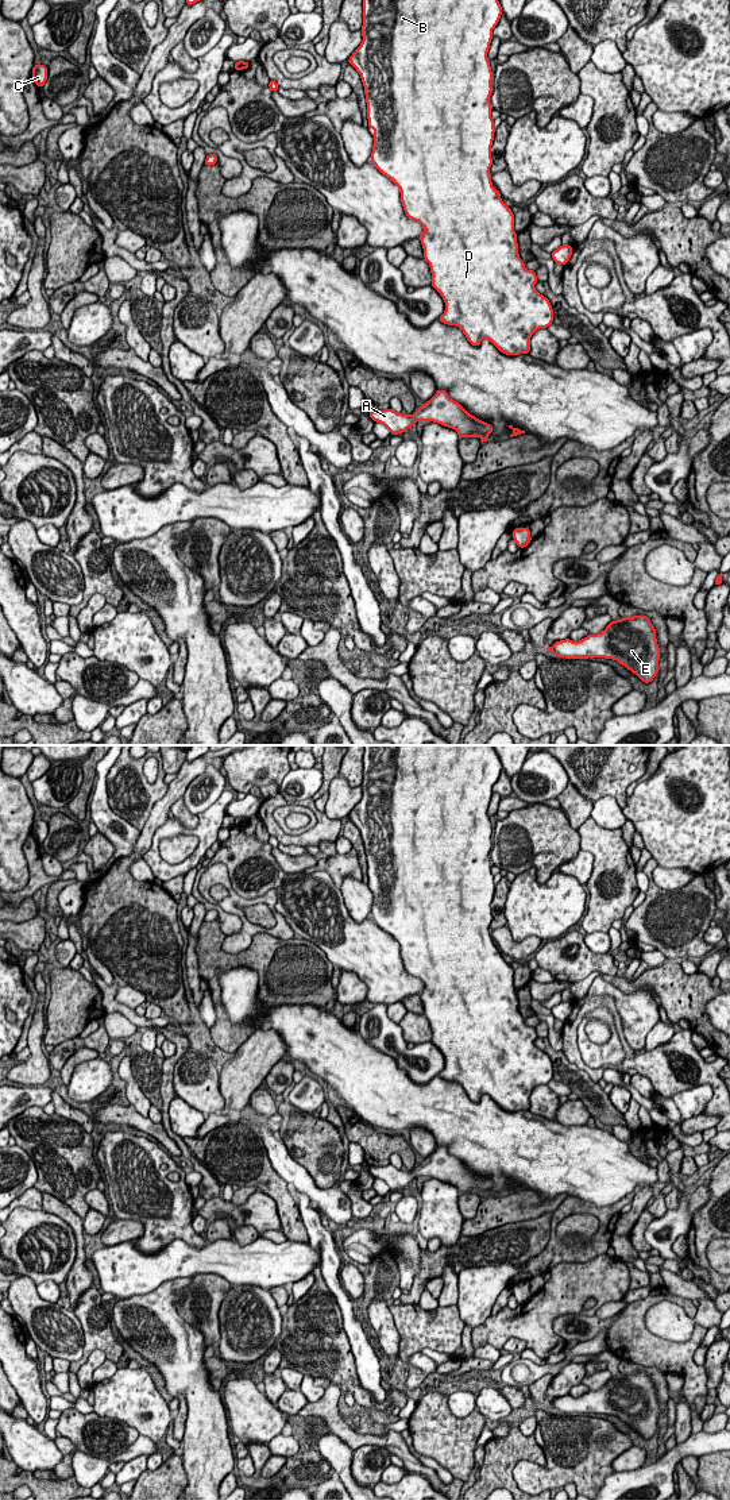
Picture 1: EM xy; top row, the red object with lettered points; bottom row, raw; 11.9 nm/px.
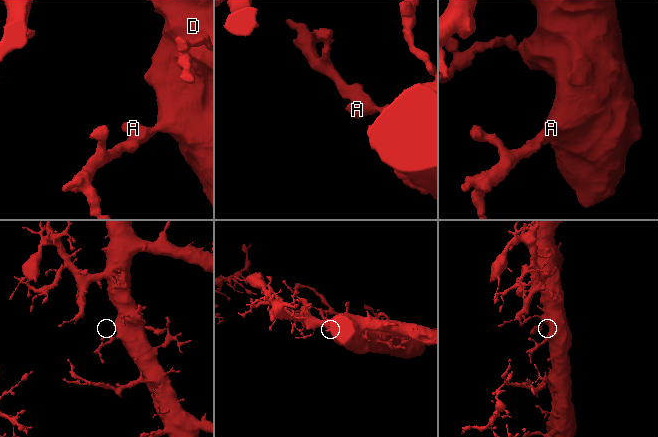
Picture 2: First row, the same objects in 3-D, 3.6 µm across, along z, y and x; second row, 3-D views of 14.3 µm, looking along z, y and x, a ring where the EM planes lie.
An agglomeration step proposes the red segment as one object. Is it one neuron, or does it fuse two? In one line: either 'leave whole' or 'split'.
leave whole

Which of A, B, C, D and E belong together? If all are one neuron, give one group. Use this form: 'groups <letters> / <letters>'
groups A B C D E

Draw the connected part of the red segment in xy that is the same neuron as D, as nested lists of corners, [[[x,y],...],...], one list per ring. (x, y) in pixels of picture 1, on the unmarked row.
[[[364,745],[363,797],[348,814],[348,820],[360,830],[364,842],[368,884],[374,886],[374,902],[370,917],[399,944],[401,959],[406,972],[424,983],[420,996],[424,1005],[424,1015],[429,1019],[432,1029],[430,1041],[445,1059],[445,1067],[439,1076],[444,1080],[459,1083],[467,1096],[475,1103],[486,1094],[501,1108],[520,1111],[530,1108],[529,1098],[537,1086],[548,1084],[553,1079],[553,1065],[549,1056],[534,1045],[537,1038],[536,1027],[528,1026],[518,1010],[514,971],[502,957],[499,948],[491,938],[490,923],[493,914],[490,906],[495,884],[490,859],[493,828],[487,809],[493,795],[493,786],[498,780],[501,771],[502,763],[493,745]]]

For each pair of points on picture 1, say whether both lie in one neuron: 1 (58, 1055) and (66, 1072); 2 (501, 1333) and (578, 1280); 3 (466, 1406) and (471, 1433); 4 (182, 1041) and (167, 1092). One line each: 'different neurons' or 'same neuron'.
1: different neurons
2: same neuron
3: different neurons
4: same neuron

